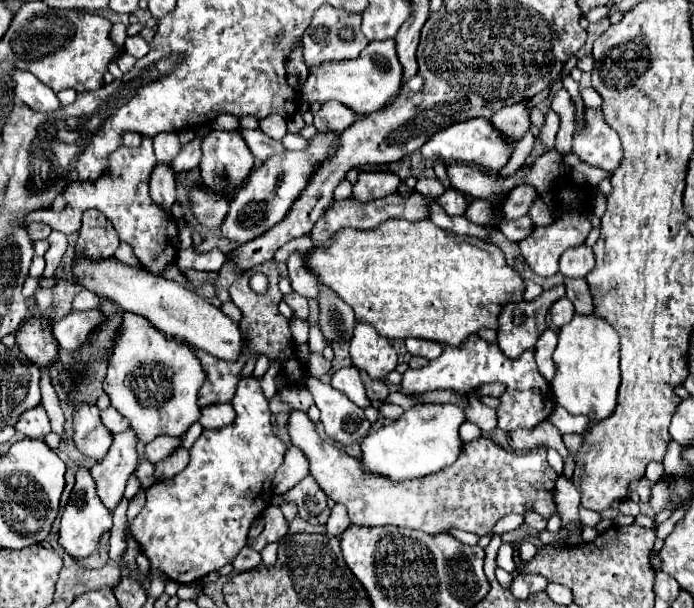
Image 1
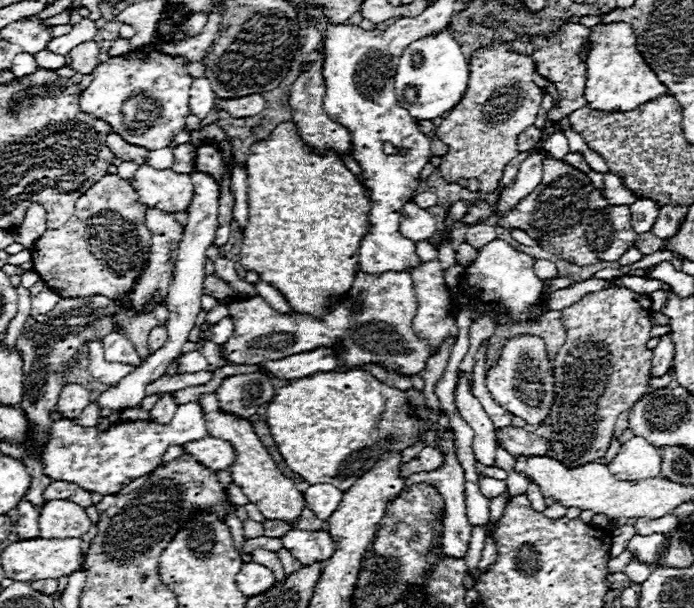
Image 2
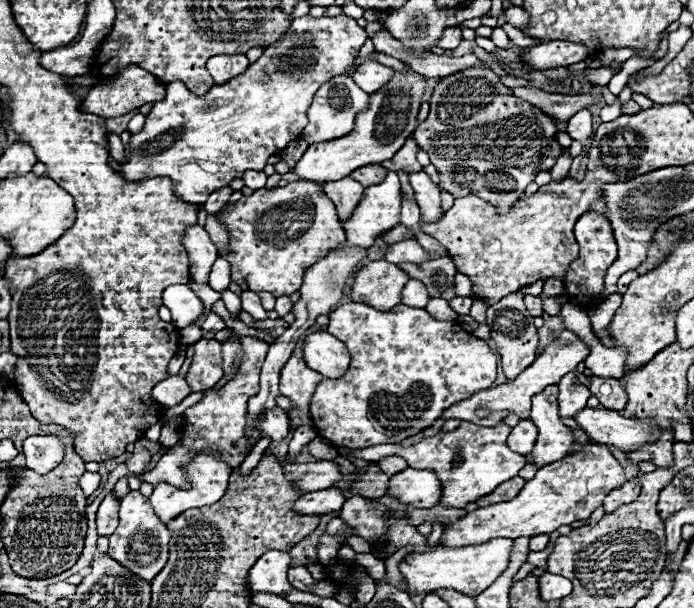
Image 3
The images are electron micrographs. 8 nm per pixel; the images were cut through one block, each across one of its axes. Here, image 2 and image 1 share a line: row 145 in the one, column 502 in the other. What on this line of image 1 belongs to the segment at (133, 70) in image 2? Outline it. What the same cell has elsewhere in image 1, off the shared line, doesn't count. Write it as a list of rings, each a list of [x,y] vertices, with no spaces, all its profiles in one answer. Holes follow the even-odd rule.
[[[472,118],[468,122],[458,122],[456,126],[448,126],[448,130],[440,130],[420,148],[420,152],[424,158],[430,158],[430,160],[476,164],[490,172],[500,172],[512,158],[514,142],[508,142],[504,134],[498,134],[498,130],[492,130],[492,122],[488,118]]]

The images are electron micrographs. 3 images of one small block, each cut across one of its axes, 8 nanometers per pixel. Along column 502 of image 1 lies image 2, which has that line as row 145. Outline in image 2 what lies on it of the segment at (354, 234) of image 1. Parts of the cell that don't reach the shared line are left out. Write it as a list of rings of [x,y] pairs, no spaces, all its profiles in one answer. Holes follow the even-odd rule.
[[[292,122],[278,124],[266,140],[250,148],[246,172],[250,218],[242,230],[240,264],[256,272],[262,282],[272,284],[294,312],[322,318],[330,308],[330,300],[344,296],[352,288],[358,272],[358,248],[370,230],[368,212],[372,208],[362,184],[334,152],[328,156],[314,154],[302,142]]]

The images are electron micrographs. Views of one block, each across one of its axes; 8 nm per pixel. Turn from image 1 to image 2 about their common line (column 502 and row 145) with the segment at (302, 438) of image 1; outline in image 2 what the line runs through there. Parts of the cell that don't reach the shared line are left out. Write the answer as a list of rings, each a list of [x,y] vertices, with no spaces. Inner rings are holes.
[[[496,44],[492,50],[476,50],[464,98],[436,128],[436,136],[450,148],[438,166],[444,180],[478,178],[482,192],[498,188],[504,166],[520,154],[516,146],[518,134],[534,124],[542,104],[542,94],[532,82],[532,72],[534,62],[530,56],[512,52],[502,44]]]

